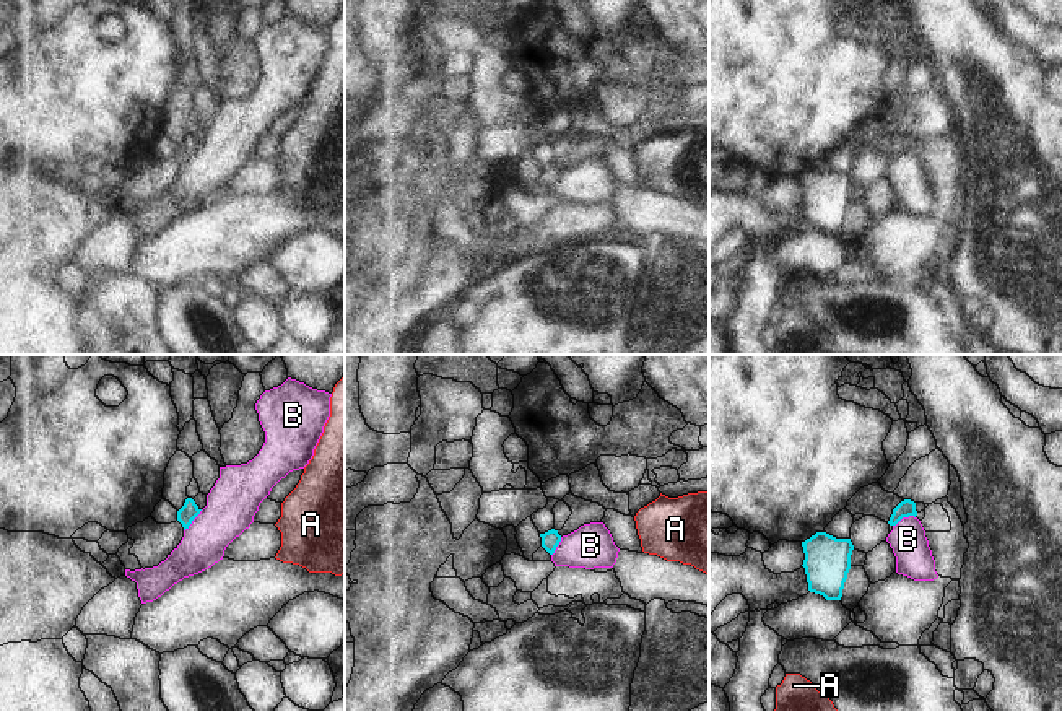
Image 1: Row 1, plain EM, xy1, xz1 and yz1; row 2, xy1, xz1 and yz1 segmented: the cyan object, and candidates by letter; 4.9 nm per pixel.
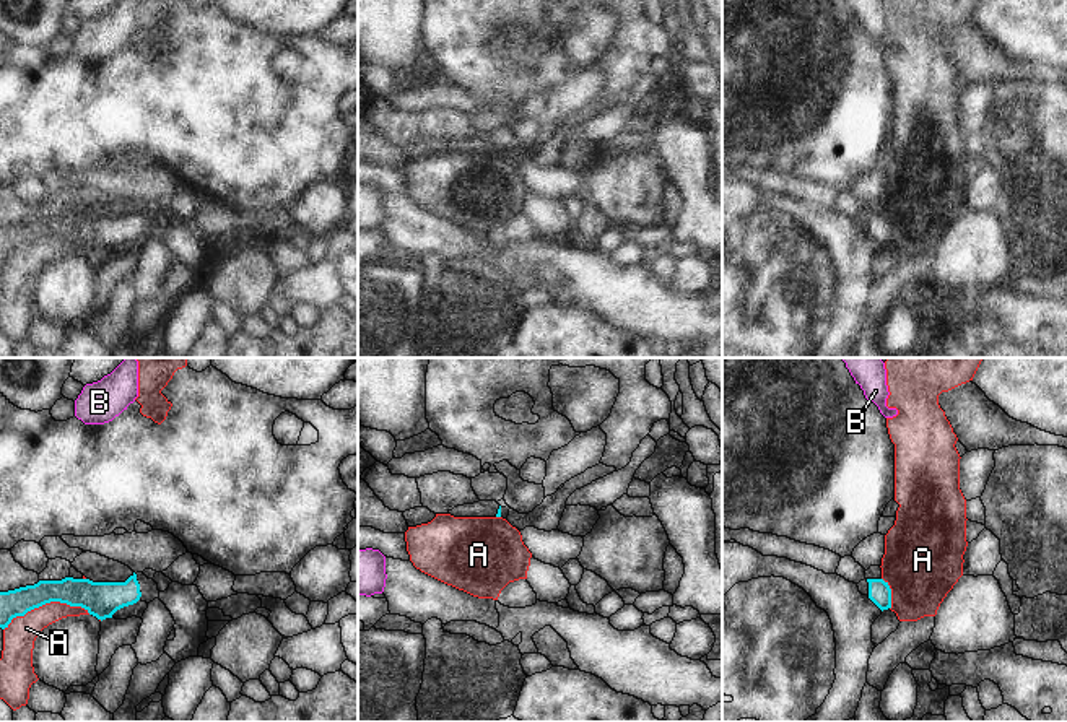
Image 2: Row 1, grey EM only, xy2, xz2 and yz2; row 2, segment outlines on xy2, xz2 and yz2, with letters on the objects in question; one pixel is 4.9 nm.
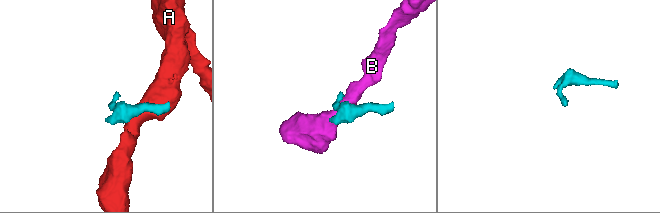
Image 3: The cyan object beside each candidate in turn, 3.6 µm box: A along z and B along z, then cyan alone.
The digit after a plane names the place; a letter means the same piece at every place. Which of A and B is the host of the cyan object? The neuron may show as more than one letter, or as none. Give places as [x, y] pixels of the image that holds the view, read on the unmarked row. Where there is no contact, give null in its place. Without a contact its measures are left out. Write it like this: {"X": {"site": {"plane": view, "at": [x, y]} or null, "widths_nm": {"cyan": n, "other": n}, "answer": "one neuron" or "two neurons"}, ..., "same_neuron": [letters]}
{"A": {"site": {"plane": "xy2", "at": [46, 238]}, "widths_nm": {"cyan": 160, "other": 160}, "answer": "two neurons"}, "B": {"site": {"plane": "xy1", "at": [192, 155]}, "widths_nm": {"cyan": 90, "other": 260}, "answer": "two neurons"}, "same_neuron": []}

